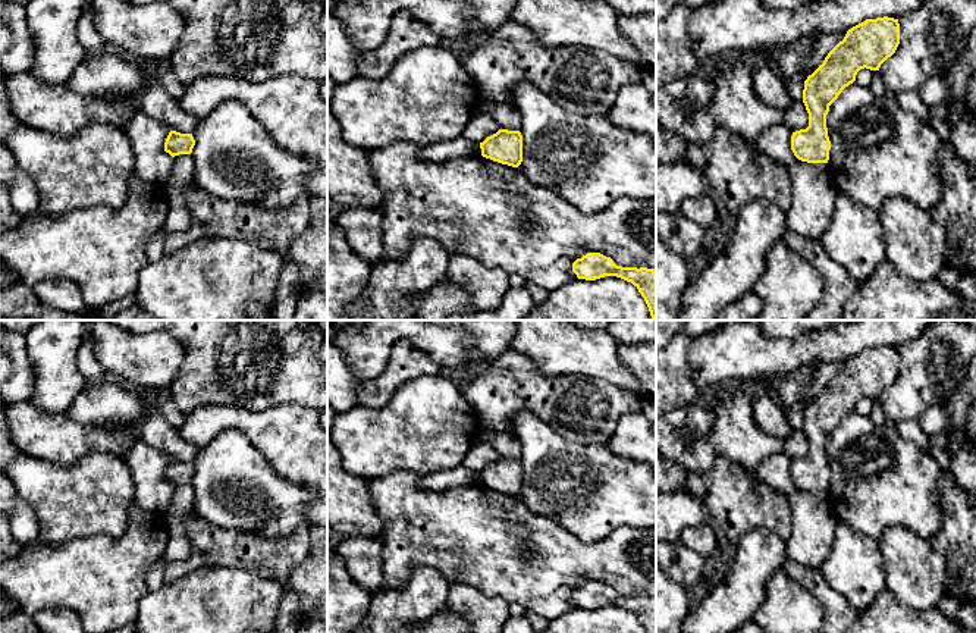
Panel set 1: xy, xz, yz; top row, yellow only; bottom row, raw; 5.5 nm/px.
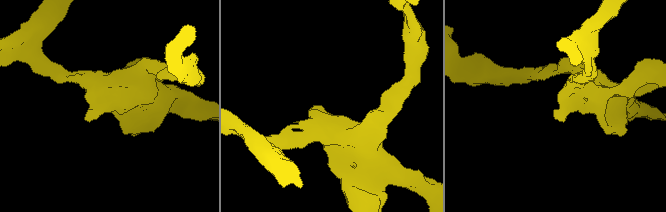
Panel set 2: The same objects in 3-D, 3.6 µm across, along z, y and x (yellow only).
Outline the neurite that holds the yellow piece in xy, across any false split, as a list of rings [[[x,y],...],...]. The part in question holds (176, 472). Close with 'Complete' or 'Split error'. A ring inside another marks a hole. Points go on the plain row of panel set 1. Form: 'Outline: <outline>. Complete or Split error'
Outline: [[[170,460],[164,471],[164,480],[169,482],[172,486],[179,483],[191,483],[194,474],[195,469],[192,463]]]. Complete

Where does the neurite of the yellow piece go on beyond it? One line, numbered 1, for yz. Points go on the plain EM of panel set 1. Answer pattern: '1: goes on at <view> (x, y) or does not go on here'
1: does not go on here

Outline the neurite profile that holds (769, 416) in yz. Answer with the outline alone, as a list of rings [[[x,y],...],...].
[[[751,391],[754,424],[765,433],[788,439],[794,429],[782,404],[765,391]]]

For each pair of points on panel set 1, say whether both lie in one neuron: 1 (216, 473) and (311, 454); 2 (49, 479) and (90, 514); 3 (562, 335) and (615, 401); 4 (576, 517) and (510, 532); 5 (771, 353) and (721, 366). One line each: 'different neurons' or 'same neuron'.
1: different neurons
2: same neuron
3: different neurons
4: different neurons
5: same neuron

